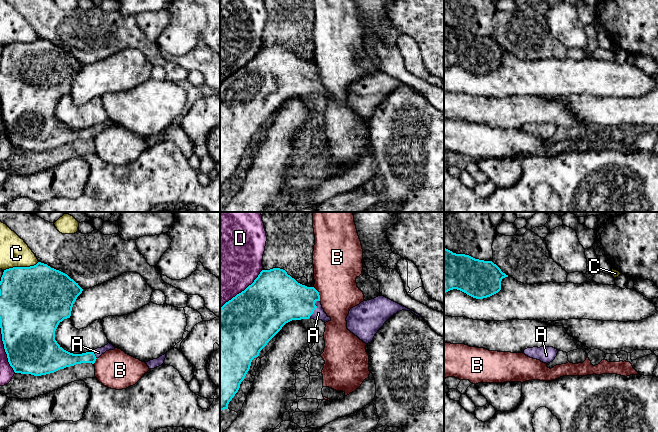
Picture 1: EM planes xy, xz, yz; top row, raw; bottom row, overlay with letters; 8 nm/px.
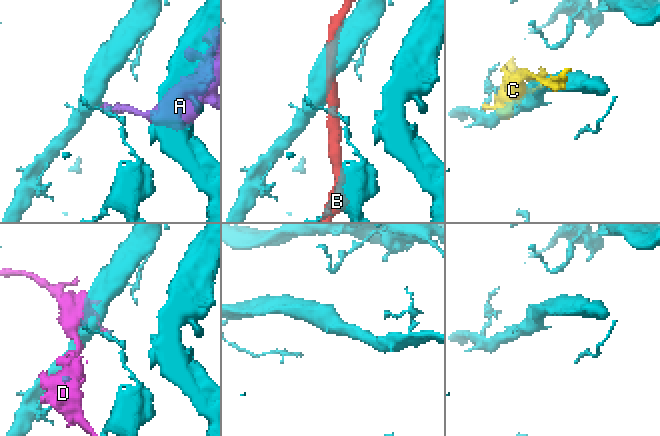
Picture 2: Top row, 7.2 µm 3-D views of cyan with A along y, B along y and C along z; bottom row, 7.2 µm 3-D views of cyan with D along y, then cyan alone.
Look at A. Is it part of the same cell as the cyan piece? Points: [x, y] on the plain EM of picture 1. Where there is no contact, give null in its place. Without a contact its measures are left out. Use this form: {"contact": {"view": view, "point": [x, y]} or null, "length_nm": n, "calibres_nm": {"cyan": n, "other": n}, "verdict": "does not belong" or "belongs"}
{"contact": {"view": "xz", "point": [316, 83]}, "length_nm": 170, "calibres_nm": {"cyan": 340, "other": 90}, "verdict": "belongs"}

